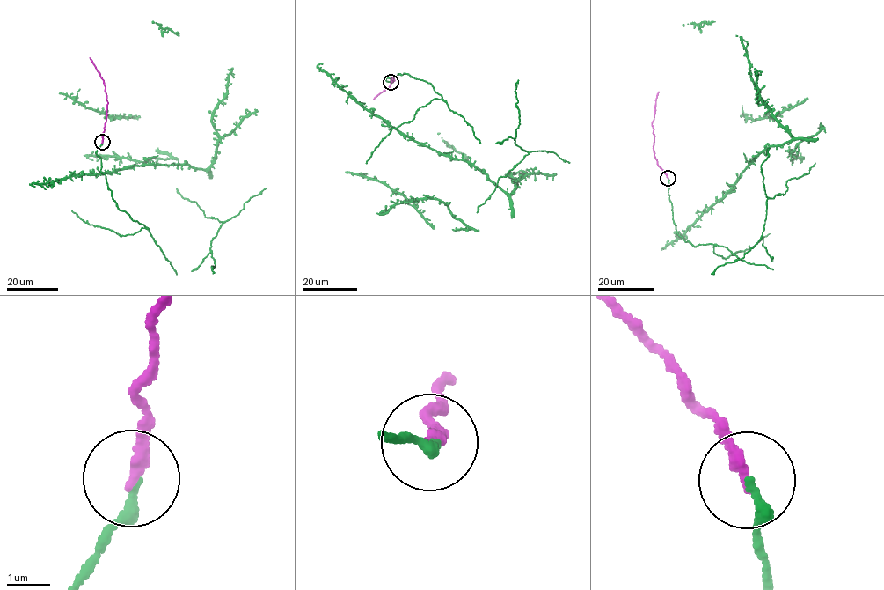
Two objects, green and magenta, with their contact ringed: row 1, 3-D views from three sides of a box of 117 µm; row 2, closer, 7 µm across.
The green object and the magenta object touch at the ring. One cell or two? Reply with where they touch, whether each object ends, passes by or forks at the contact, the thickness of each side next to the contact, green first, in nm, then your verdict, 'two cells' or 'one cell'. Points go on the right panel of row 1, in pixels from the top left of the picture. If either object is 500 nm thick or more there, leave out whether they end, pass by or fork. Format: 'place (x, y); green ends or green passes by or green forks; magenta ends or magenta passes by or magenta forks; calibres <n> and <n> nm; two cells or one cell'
place (668, 178); green ends; magenta ends; calibres 200 and 280 nm; one cell

